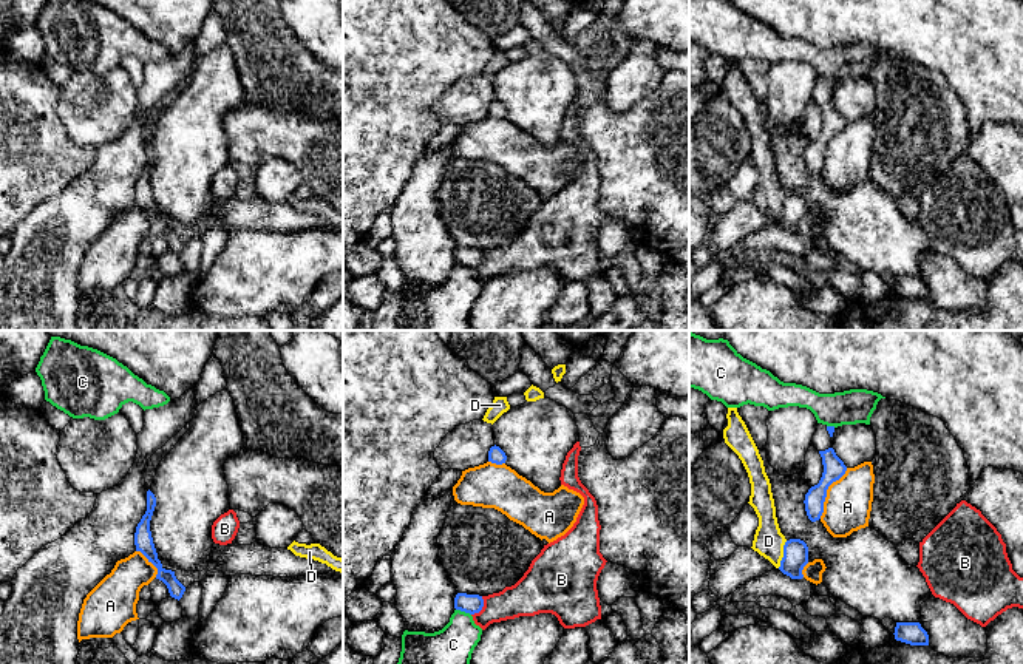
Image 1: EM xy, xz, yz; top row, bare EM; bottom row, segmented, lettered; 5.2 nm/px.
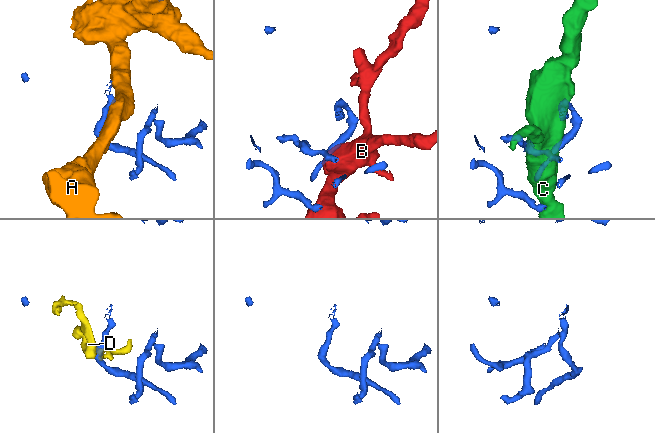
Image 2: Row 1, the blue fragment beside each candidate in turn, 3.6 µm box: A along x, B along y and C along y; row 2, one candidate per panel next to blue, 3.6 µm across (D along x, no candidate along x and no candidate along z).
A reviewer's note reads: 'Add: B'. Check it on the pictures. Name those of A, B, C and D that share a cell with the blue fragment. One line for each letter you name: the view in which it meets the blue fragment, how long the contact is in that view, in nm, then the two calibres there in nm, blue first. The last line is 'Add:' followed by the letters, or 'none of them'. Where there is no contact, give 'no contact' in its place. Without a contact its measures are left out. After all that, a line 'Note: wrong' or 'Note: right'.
Add: none of them
Note: wrong

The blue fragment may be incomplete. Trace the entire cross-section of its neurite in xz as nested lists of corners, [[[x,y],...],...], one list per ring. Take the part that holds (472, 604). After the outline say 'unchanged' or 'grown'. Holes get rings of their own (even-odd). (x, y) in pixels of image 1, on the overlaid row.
[[[457,593],[454,598],[454,608],[474,615],[479,613],[484,607],[484,599],[479,595],[467,595],[467,593]]]; unchanged

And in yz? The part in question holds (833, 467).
[[[819,423],[813,435],[813,446],[819,451],[822,457],[824,473],[819,483],[811,486],[805,494],[805,500],[804,500],[805,511],[811,522],[819,520],[824,513],[824,502],[827,497],[828,486],[833,482],[839,480],[847,471],[847,466],[836,456],[833,449],[833,442],[831,442],[833,432],[834,432],[834,426],[827,426]]]; grown

